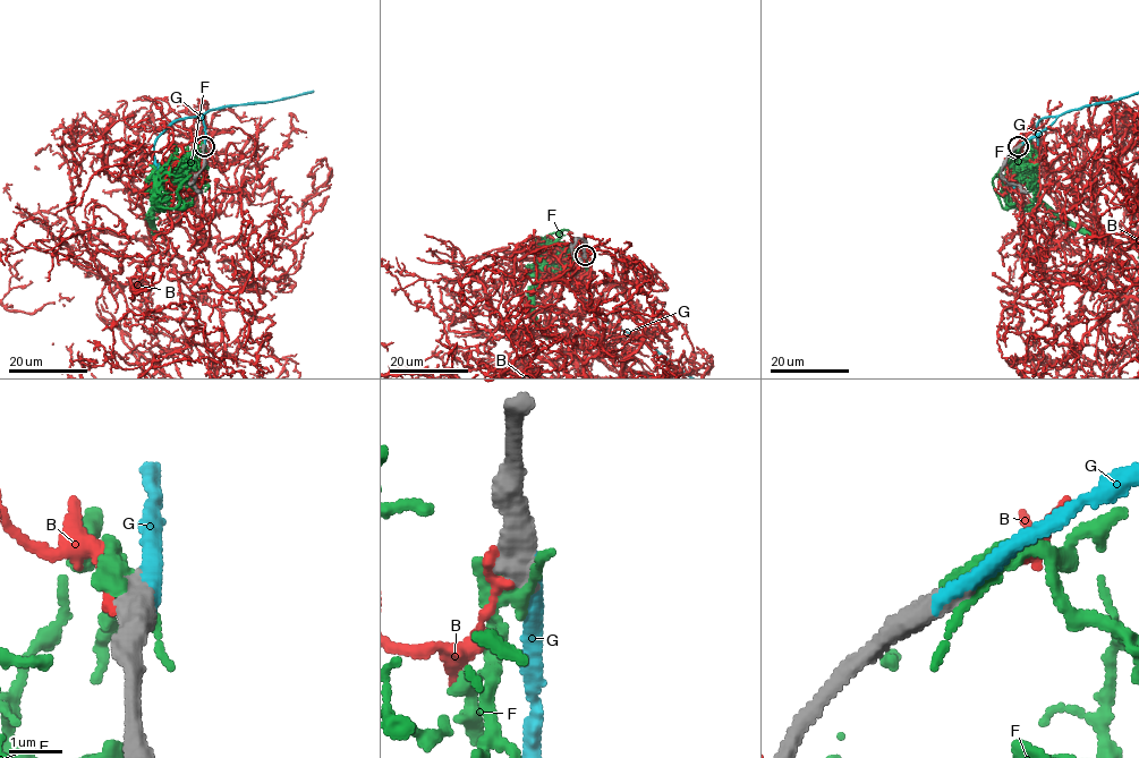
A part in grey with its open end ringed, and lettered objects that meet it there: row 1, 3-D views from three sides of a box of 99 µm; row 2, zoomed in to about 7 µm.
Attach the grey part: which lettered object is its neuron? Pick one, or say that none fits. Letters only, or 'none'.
G

